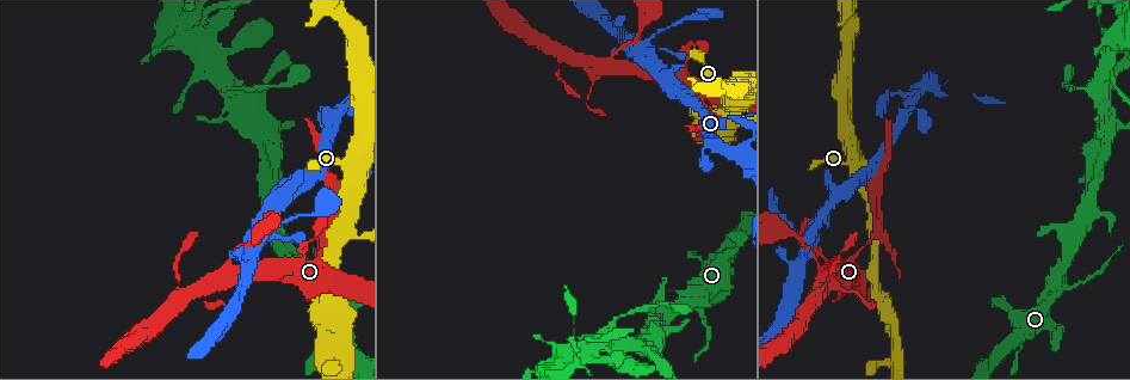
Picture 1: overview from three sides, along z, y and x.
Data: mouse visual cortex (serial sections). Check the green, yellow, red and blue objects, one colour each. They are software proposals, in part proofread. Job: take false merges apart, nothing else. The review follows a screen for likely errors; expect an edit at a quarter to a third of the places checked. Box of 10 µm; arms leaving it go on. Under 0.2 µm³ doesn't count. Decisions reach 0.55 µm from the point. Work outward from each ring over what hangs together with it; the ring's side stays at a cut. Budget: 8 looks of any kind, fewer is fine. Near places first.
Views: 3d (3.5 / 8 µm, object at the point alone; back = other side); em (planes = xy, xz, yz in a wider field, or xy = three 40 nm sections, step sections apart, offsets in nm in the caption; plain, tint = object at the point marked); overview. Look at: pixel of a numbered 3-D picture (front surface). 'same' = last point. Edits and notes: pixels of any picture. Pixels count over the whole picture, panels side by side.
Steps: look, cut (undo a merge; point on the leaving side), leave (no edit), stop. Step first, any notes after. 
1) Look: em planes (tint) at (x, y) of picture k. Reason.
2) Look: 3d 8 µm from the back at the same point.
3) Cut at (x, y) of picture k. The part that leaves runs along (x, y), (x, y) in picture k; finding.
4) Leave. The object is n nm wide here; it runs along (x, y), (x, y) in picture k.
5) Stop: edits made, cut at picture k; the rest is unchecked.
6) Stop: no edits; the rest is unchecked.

Look: 3d 8 µm at (339, 355) of picture 1. Sharp bend.

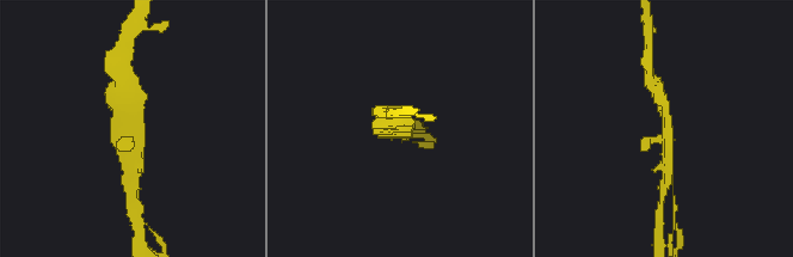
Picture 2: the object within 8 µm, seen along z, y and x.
Look: em xy step 2 (tint) at the same point.

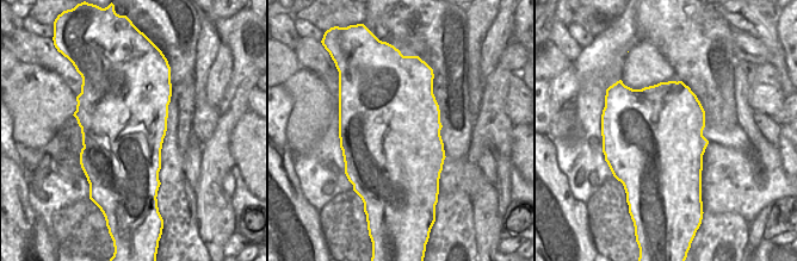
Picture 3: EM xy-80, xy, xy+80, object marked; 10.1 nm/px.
Leave. It runs along (659, 99), (667, 138), (644, 147) in picture 2; all the same cell.

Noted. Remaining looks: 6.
Look: 3d 3.5 µm at (229, 274) of picture 1. Thick turns thin.

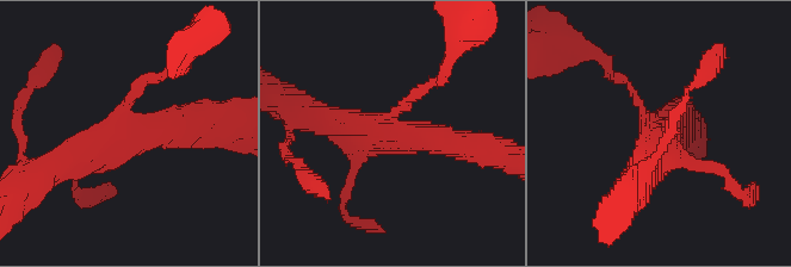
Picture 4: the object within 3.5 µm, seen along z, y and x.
Look: em xy step 3 (tint) at (660, 136) of picture 4.

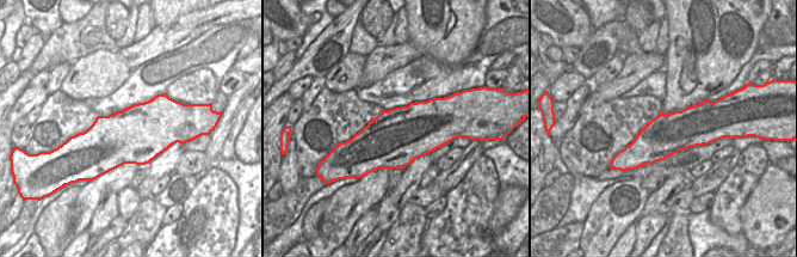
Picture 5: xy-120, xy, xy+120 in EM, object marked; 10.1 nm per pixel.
Leave. One cell here.

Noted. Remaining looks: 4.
Look: 3d 3.5 µm at (217, 70) of picture 1. Sudden change in width.

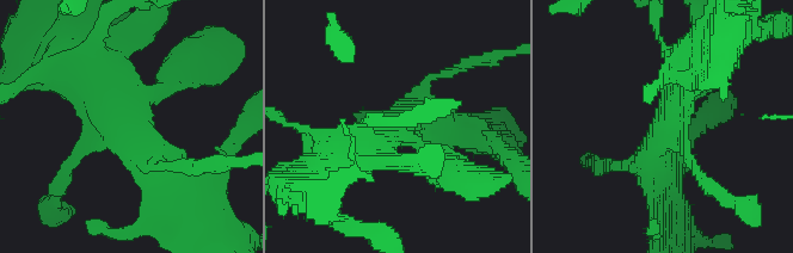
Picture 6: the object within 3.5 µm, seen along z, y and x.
Look: em xy step 2 (tint) at (666, 131) of picture 6. Now the EM.

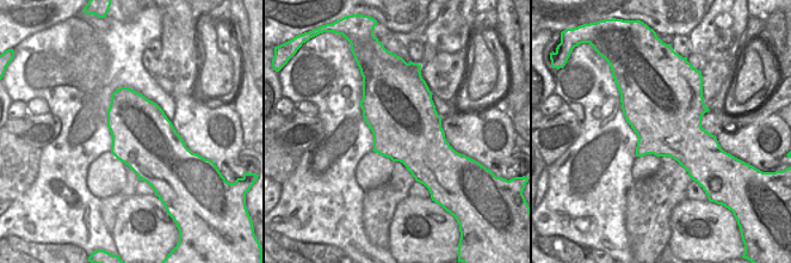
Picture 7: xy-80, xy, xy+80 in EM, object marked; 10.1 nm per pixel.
Leave. 4 arms meet here; the arms are 150, 200, 400, 500 nm wide; it runs along (183, 184), (117, 122), (84, 63) in picture 6; one cell here.

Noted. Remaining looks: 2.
Stop: no edits; the rest is unchecked.

